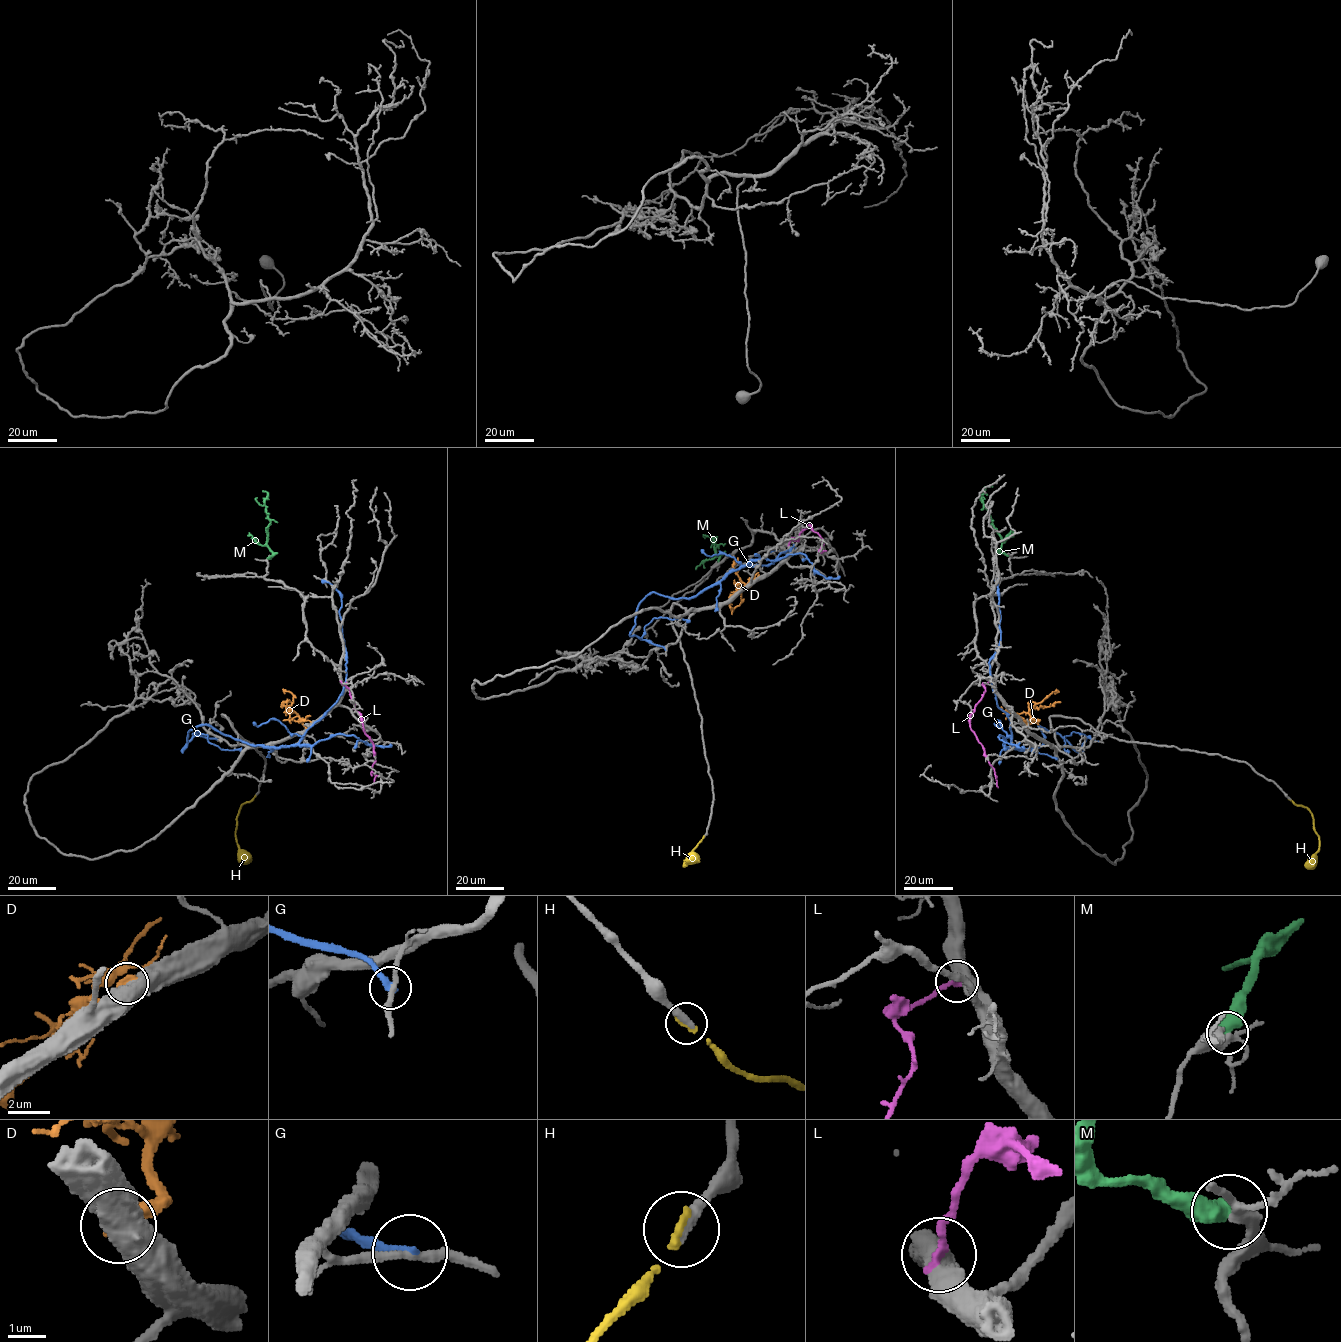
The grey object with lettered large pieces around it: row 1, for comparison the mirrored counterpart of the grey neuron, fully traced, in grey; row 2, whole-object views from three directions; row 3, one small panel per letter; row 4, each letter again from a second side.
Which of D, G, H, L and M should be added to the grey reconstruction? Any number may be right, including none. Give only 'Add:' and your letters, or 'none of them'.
Add: H

